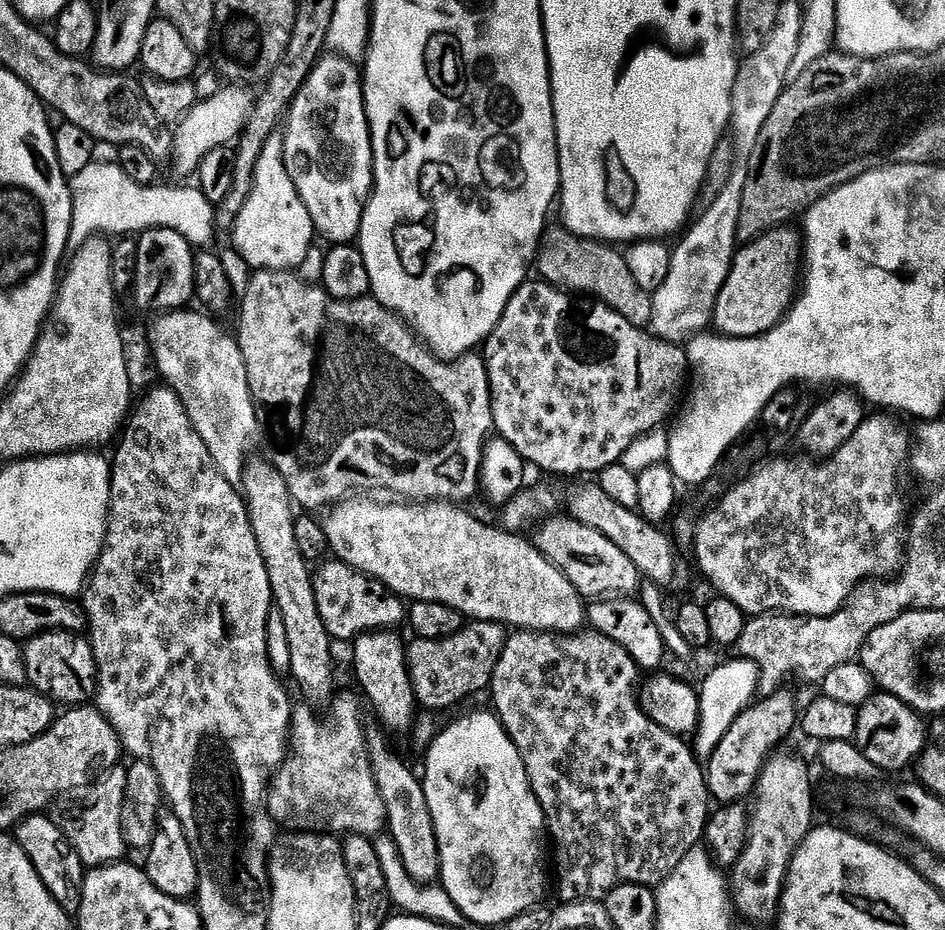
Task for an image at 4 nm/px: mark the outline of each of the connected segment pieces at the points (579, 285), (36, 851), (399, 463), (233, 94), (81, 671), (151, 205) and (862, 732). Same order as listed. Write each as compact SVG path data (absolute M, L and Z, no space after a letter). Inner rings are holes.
M563 226L545 227L540 238L540 250L536 253L534 265L539 279L555 288L573 294L583 294L593 301L609 304L615 312L622 314L632 324L648 326L652 323L652 297L634 282L630 266L626 266L623 251L598 240L576 236Z
M48 814L27 816L16 825L14 839L18 846L22 846L26 858L30 858L38 878L42 878L46 890L50 890L54 902L58 902L58 906L62 906L66 913L79 913L86 869L64 831L56 825L55 819Z
M274 134L262 146L262 154L258 157L258 166L254 170L254 186L250 190L250 198L246 198L246 206L242 206L242 214L238 214L236 226L230 233L232 244L236 250L219 253L229 284L235 295L240 296L244 290L244 301L240 304L240 332L238 339L242 358L248 371L248 385L252 391L252 399L256 401L262 413L262 424L268 427L272 435L271 463L282 474L286 486L290 490L293 501L304 508L331 509L333 506L349 499L359 488L385 488L388 492L397 492L397 497L408 502L468 502L478 492L480 485L480 468L483 466L483 454L486 443L494 432L491 412L491 384L487 376L487 366L483 355L469 354L459 356L457 360L441 360L395 312L382 306L371 295L357 300L335 300L329 292L324 291L319 283L307 284L300 276L292 272L284 272L287 268L296 268L308 256L312 248L312 239L318 233L310 218L310 210L302 202L284 161L283 135ZM244 267L269 268L272 272L256 272L248 280L244 288Z
M237 84L225 85L224 89L210 98L197 101L190 114L175 125L172 140L172 161L170 166L180 176L195 175L203 157L208 152L231 145L240 135L252 109L253 93Z
M43 632L23 645L27 683L57 705L84 706L96 694L96 659L87 635L79 632Z
M90 163L81 173L71 177L72 225L69 249L75 250L94 236L113 238L149 232L152 228L169 228L193 246L208 246L218 236L216 209L200 191L192 188L147 188L131 180L116 164Z
M877 691L858 708L858 730L854 742L858 750L862 750L862 754L880 768L881 773L911 769L922 754L927 737L925 717L889 692Z

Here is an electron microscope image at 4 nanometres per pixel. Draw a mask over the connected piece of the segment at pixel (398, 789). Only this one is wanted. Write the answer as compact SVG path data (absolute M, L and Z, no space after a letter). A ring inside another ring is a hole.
M369 731L368 757L372 774L386 808L386 832L396 844L398 854L406 866L406 874L420 884L433 883L440 874L440 851L434 834L434 822L430 818L430 806L426 806L426 794L421 777L416 776L388 749L385 733Z

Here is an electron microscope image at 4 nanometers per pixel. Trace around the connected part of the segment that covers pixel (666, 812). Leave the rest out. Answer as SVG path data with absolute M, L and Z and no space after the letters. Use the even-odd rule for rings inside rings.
M516 630L511 633L502 650L502 658L498 658L498 666L492 675L490 693L492 704L500 724L506 734L514 742L522 762L526 766L526 774L534 794L544 811L544 823L548 826L548 834L554 845L554 872L560 875L560 896L564 904L577 902L600 902L608 895L614 886L619 884L647 884L658 886L670 874L674 874L674 866L686 858L690 849L697 847L703 841L704 827L708 825L710 815L710 797L705 769L695 751L688 748L683 739L658 726L645 714L640 705L638 685L641 683L640 668L614 642L614 638L606 638L595 630L581 630L575 634L561 634L558 632L526 632Z

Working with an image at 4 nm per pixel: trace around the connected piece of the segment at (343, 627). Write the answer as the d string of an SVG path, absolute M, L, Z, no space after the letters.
M332 558L329 561L329 564L315 569L312 585L314 598L318 602L318 614L322 614L322 622L333 641L352 642L365 632L396 630L400 623L405 623L406 604L395 592L371 576L354 570L349 564L343 564L341 560Z

